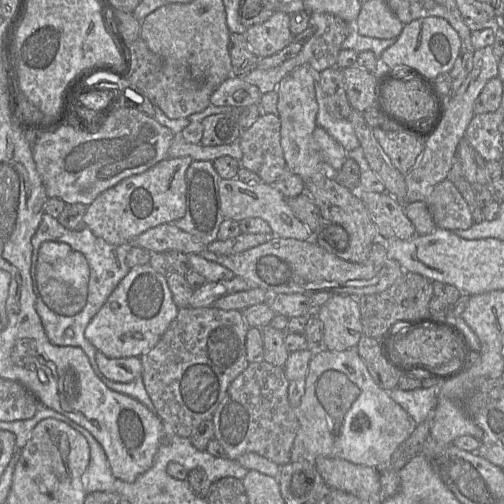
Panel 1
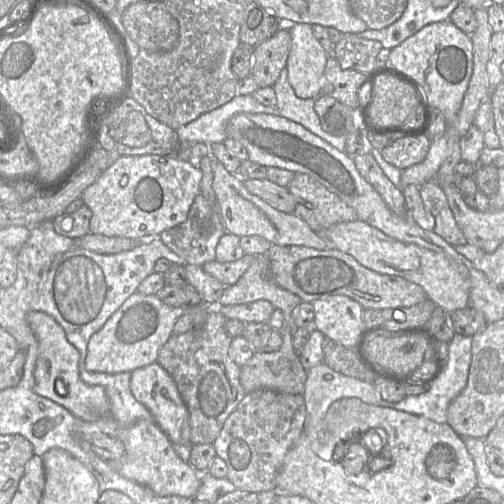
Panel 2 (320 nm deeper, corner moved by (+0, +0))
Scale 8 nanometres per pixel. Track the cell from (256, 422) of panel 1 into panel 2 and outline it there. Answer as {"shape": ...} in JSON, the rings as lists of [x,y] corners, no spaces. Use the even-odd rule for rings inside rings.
{"shape":[[[274,390],[246,393],[224,423],[213,446],[227,465],[227,478],[236,489],[260,493],[276,490],[277,475],[285,456],[304,431],[306,406],[303,395]]]}

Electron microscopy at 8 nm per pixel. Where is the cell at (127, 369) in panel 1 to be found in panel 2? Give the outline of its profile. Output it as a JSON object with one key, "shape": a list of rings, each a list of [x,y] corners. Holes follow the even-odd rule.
{"shape":[[[152,363],[131,372],[130,389],[137,401],[151,413],[154,422],[167,434],[174,445],[191,445],[187,407],[169,373],[158,363]]]}

